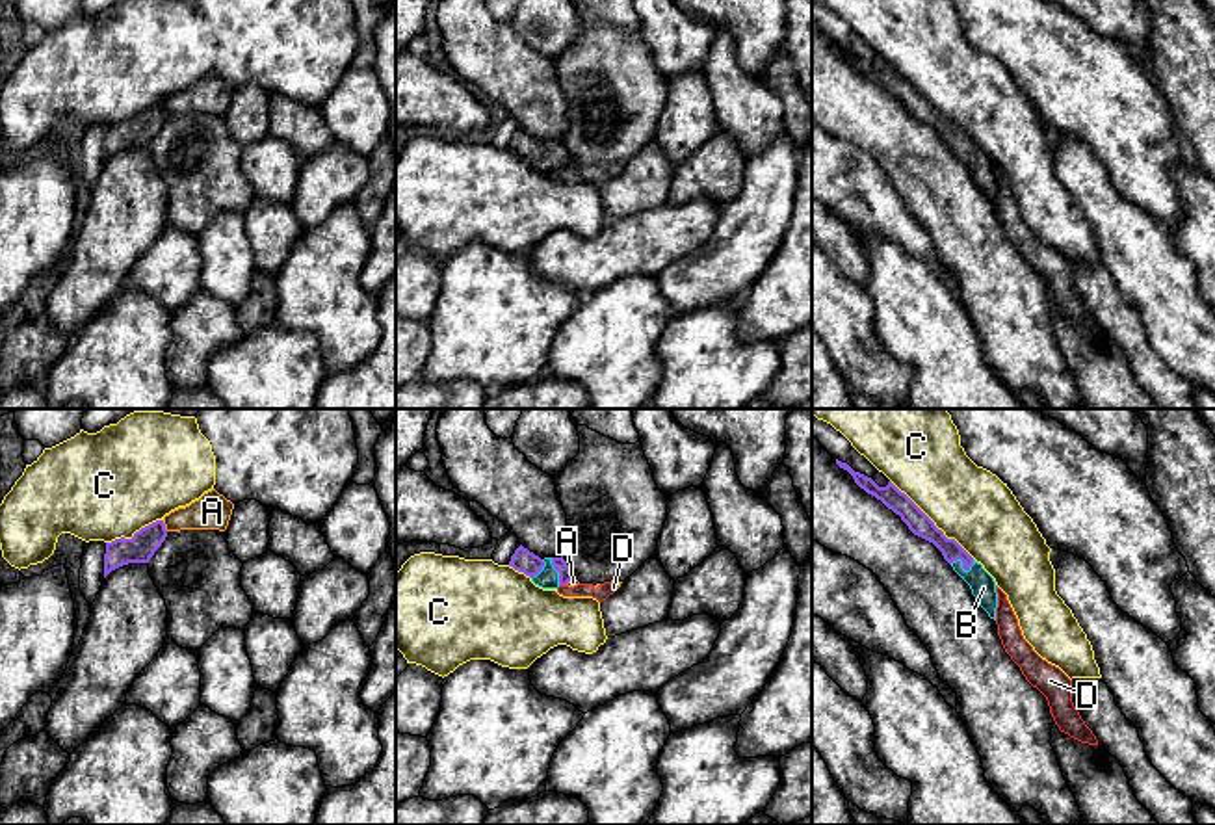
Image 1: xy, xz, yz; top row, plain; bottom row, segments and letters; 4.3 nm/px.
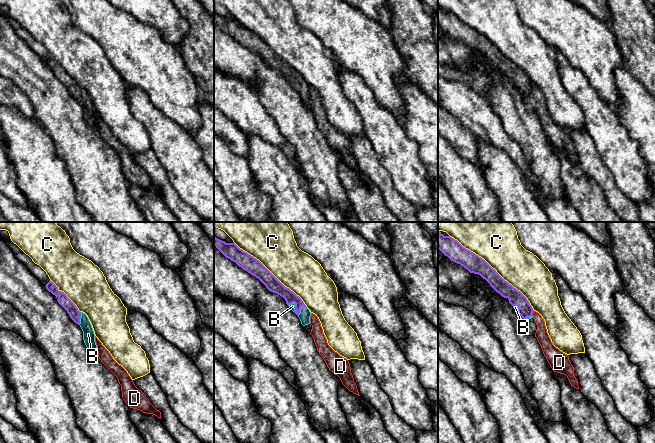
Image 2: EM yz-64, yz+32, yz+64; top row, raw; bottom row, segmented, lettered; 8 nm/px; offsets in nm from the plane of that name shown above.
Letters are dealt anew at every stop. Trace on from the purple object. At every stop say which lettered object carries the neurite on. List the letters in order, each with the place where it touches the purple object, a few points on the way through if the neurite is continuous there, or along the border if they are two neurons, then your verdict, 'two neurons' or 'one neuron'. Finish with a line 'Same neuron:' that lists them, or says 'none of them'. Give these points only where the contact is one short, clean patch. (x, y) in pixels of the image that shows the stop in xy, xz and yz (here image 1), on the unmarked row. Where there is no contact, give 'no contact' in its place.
A: meets purple in xy at (164, 110); two neurons
B: meets purple in yz at (963, 149); one neuron
C: meets purple in yz at (933, 106); two neurons
D: meets purple in xz at (563, 168); two neurons
Same neuron: B

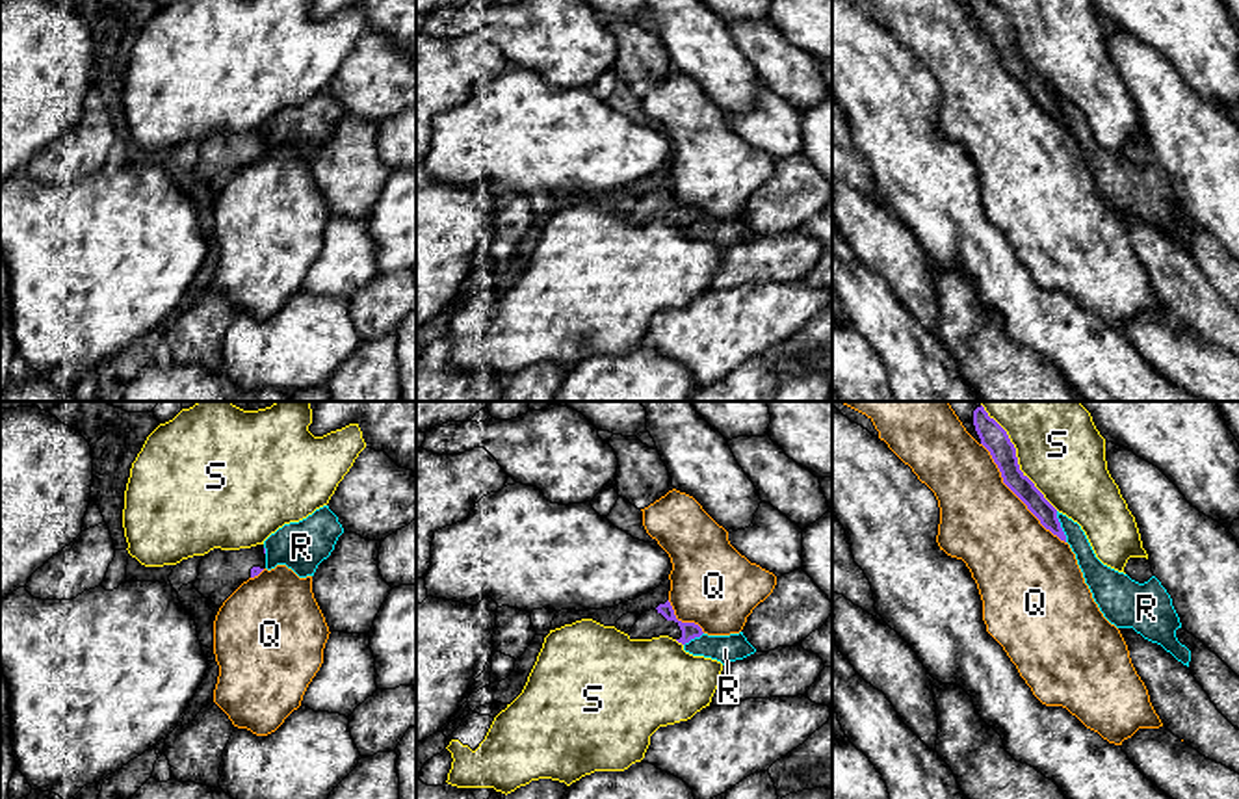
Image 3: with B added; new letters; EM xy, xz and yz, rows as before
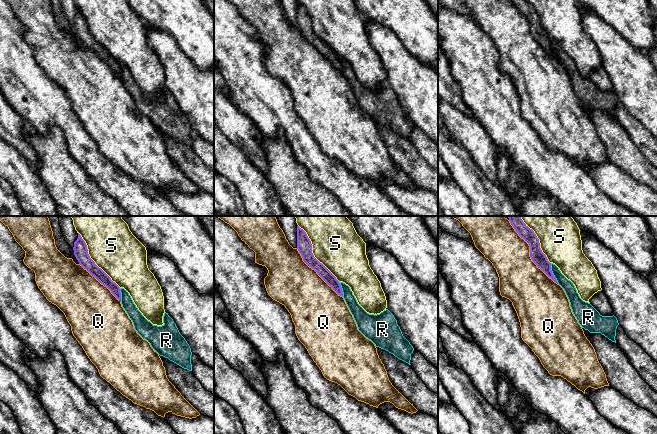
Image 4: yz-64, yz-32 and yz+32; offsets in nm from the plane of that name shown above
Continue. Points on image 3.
Q: meets purple in yz at (1015, 77); two neurons
R: meets purple in yz at (1059, 110); two neurons
S: meets purple in yz at (1017, 47); two neurons
Same neuron: none of them

